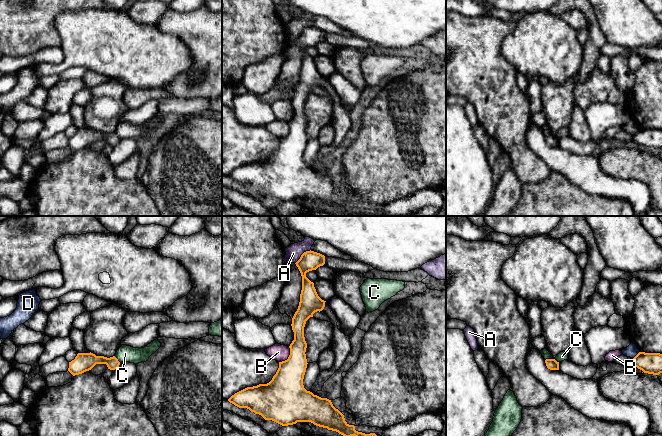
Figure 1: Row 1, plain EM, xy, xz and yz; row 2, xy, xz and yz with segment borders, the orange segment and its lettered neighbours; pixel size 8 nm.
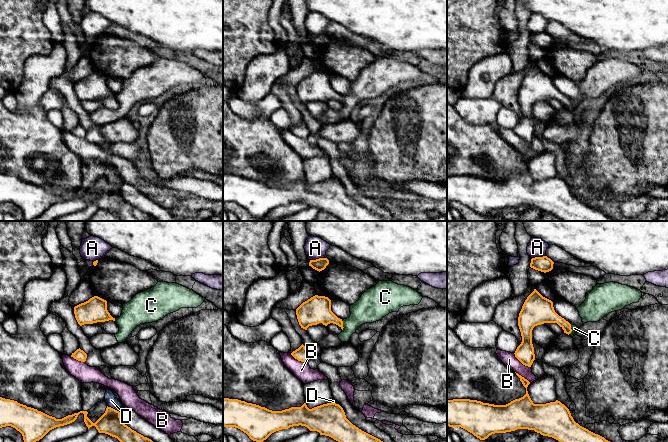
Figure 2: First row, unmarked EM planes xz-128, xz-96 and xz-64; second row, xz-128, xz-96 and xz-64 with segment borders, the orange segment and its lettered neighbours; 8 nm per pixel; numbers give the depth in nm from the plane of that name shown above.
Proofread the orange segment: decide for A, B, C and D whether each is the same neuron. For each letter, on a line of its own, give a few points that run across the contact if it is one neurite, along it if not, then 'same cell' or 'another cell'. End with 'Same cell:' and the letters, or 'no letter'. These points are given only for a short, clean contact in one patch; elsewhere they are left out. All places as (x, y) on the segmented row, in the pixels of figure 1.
A: line xz (310, 249), (306, 250), (295, 263); another cell
B: line xz (289, 347), (289, 356), (279, 362); another cell
C: line yz (545, 359), (555, 359), (558, 362); another cell
D: another cell
Same cell: no letter

